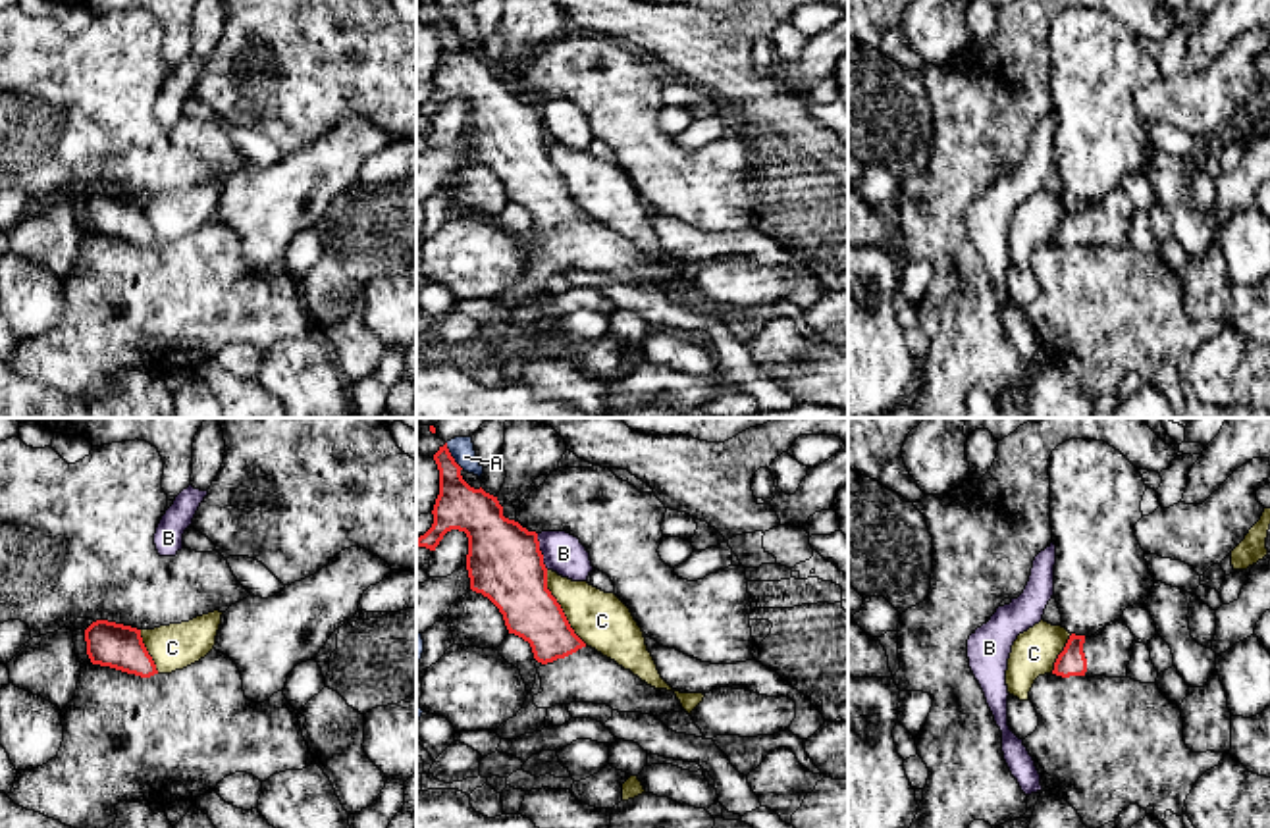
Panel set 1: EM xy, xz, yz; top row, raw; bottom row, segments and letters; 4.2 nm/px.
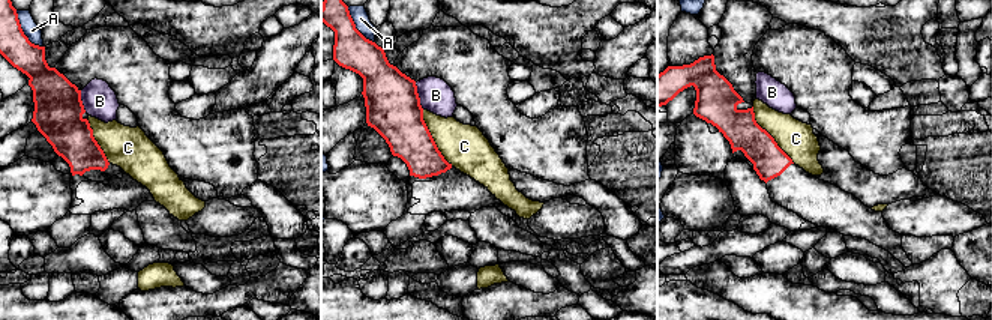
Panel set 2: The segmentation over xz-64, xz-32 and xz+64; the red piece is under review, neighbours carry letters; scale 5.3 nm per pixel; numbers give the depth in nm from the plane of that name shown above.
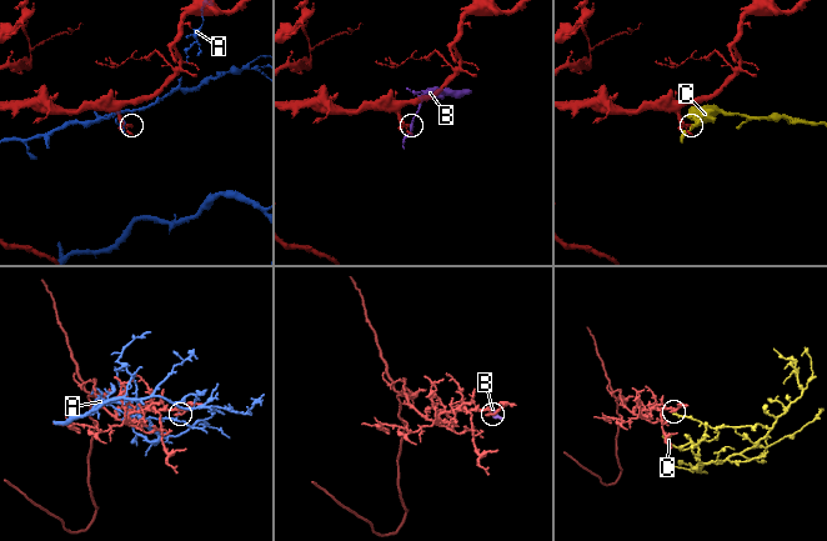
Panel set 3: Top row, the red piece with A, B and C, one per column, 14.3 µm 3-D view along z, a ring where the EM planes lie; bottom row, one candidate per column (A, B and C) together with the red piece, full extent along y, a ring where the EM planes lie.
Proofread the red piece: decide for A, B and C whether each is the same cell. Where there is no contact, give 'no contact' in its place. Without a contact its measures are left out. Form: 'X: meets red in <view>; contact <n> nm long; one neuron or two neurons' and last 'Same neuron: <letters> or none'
A: meets red in xz; contact 130 nm long; two neurons
B: meets red in xz; contact 160 nm long; two neurons
C: meets red in xz; contact 360 nm long; two neurons
Same neuron: none

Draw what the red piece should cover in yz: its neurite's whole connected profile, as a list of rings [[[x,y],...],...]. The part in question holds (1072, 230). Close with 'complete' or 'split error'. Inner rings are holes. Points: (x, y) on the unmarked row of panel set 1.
[[[1122,189],[1106,193],[1091,206],[1072,202],[1052,243],[1125,246],[1135,212],[1135,204]]]; split error

